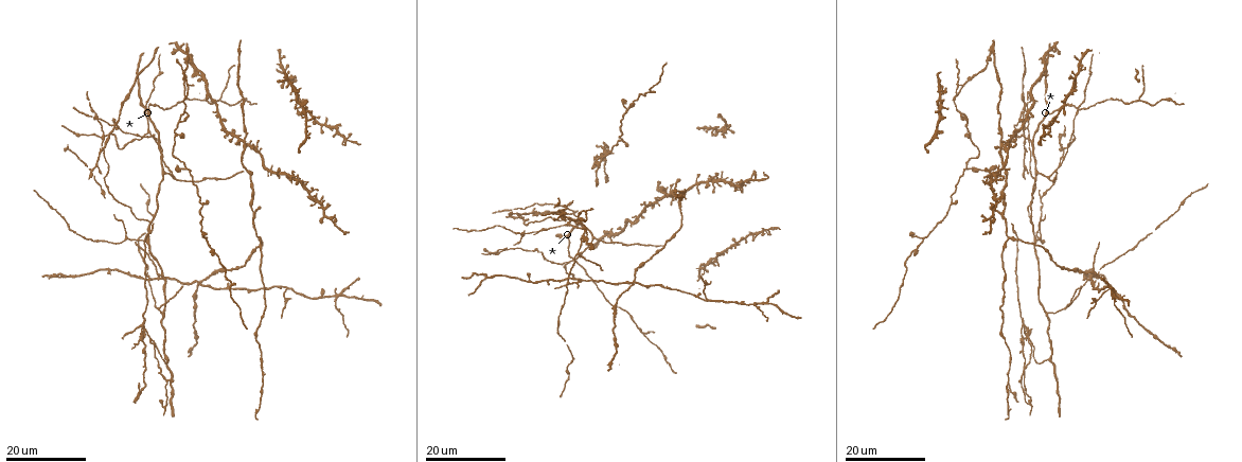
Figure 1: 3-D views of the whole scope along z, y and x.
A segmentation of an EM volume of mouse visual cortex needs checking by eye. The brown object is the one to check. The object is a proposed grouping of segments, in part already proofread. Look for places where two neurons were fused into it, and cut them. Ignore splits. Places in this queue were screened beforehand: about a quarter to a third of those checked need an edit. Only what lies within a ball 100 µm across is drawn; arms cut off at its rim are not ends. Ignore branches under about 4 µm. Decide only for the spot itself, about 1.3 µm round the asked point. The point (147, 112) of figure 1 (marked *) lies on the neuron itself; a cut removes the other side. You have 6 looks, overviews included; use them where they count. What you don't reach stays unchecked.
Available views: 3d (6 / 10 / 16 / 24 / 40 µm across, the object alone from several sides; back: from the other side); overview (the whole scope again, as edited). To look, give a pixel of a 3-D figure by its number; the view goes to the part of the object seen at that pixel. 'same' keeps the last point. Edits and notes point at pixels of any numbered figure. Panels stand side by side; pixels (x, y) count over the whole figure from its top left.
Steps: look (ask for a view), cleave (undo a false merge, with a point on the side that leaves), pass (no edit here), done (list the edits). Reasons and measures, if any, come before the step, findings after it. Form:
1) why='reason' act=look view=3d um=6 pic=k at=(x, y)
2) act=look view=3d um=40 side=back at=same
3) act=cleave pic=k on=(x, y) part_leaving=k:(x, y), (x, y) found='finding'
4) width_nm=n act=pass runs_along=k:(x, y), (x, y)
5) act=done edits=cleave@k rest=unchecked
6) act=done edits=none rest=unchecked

why='three-way junction' act=look view=3d um=24 pic=1 at=(148, 130)

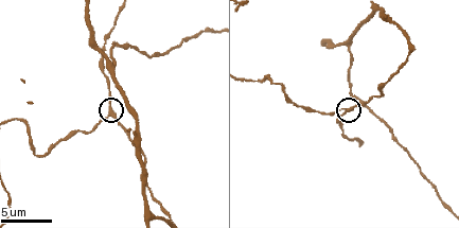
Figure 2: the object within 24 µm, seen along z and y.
act=look view=3d um=6 pic=2 at=(110, 113)

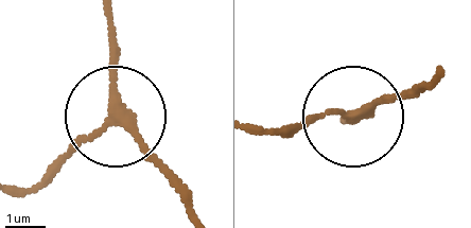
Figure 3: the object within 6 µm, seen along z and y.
arms=3 act=pass runs_along=3:(192, 208), (178, 178), (121, 117), (110, 16) found='one neuron here'

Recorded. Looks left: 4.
why='branch point' act=look view=3d um=16 pic=1 at=(244, 148)

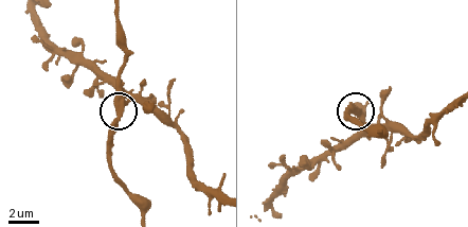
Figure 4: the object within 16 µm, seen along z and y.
act=look view=3d um=10 pic=4 at=(118, 101)

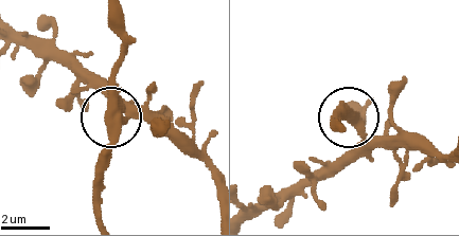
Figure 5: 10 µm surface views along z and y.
arms=3 act=cleave pic=5 on=(111, 145) part_leaving=5:(112, 105), (119, 16) found='a second neuron is stuck on'

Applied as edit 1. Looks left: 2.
act=done edits=cleave@5 rest=unchecked

